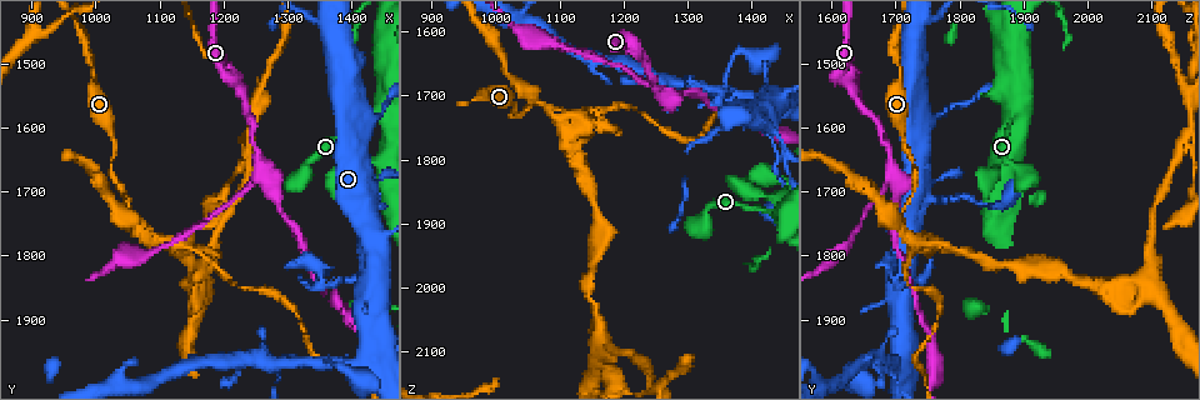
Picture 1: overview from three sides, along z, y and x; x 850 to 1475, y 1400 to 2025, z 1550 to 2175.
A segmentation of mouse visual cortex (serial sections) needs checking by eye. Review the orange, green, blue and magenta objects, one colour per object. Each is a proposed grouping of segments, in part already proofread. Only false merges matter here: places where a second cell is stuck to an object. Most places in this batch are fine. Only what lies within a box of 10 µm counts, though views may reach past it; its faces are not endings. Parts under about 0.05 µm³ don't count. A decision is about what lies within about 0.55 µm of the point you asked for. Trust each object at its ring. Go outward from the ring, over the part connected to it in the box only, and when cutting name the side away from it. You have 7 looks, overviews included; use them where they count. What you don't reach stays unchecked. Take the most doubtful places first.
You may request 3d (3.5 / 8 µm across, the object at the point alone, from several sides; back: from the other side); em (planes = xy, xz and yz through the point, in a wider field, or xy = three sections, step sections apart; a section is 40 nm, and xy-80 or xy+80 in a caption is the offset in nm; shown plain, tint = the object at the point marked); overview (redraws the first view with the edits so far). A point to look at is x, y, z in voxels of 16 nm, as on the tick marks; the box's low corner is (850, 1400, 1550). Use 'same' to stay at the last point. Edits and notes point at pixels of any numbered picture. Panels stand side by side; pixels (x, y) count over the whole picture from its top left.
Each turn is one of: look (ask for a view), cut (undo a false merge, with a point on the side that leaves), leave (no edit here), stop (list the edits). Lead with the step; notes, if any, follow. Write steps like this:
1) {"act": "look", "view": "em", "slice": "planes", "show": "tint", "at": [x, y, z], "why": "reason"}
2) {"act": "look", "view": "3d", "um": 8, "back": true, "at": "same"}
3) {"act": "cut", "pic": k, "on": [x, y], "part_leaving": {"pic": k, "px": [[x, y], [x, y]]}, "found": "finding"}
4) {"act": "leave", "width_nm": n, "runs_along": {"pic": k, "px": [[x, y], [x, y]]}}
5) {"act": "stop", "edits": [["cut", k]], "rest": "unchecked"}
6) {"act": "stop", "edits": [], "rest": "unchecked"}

{"act": "look", "view": "3d", "um": 8, "at": [1090, 1780, 1740], "why": "arms part here"}

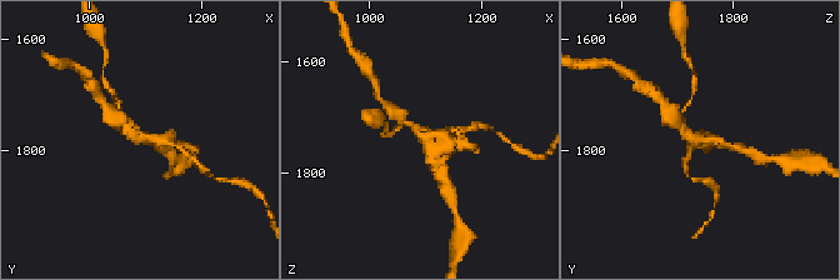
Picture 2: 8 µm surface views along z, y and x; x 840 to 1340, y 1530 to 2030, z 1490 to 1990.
{"act": "look", "view": "em", "slice": "xy", "step": 2, "show": "tint", "at": "same", "why": "now the EM"}

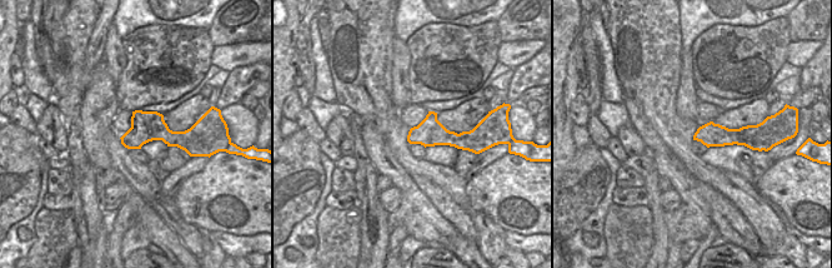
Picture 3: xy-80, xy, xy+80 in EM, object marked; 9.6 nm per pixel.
{"act": "cut", "pic": 2, "on": [665, 111], "part_leaving": {"pic": 2, "px": [[400, 120], [415, 129], [428, 149]]}, "found": "a second cell is stuck on"}

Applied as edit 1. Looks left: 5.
{"act": "look", "view": "3d", "um": 3.5, "at": [1255, 1675, 1700], "why": "three-way junction"}

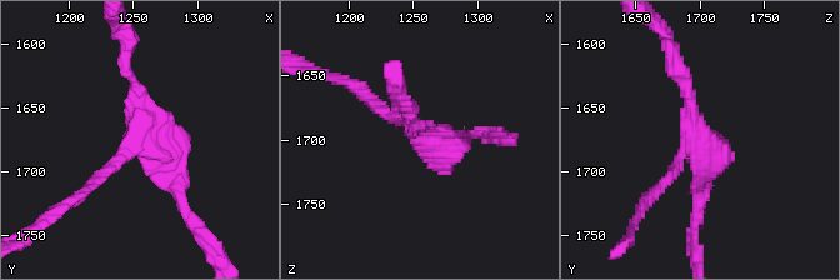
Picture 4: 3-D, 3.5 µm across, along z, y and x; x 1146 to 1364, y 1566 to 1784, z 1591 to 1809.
{"act": "look", "view": "em", "slice": "xy", "step": 5, "show": "tint", "at": [1258, 1672, 1698], "arms": 3, "arm_widths_nm": [150, 200, 250], "why": "shape alone is not enough"}

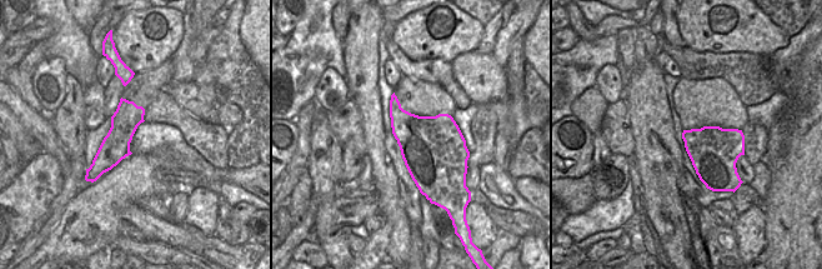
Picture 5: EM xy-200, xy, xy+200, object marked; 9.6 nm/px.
{"act": "cut", "pic": 4, "on": [99, 180], "found": "a second cell is stuck on"}

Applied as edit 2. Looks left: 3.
{"act": "look", "view": "3d", "um": 3.5, "at": [1285, 1965, 1680], "why": "arms part here"}

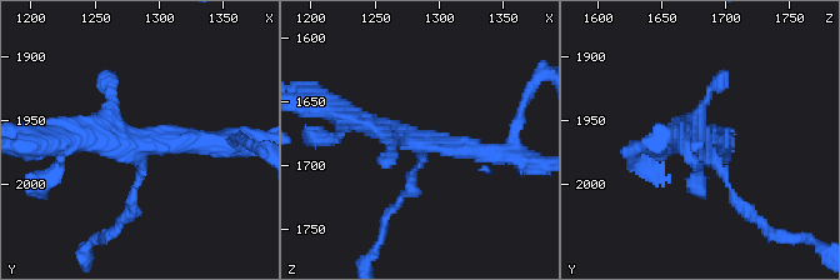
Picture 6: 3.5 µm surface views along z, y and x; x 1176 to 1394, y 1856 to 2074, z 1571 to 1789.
{"act": "look", "view": "em", "slice": "planes", "show": "plain", "at": [1288, 1968, 1682]}

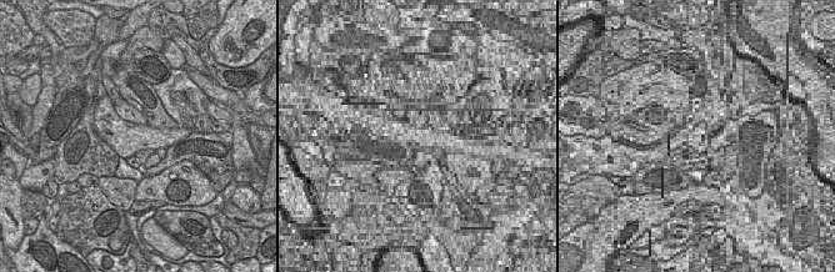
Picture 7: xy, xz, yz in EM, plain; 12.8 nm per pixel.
{"act": "look", "view": "em", "slice": "planes", "show": "tint", "at": "same", "why": "with the object marked"}

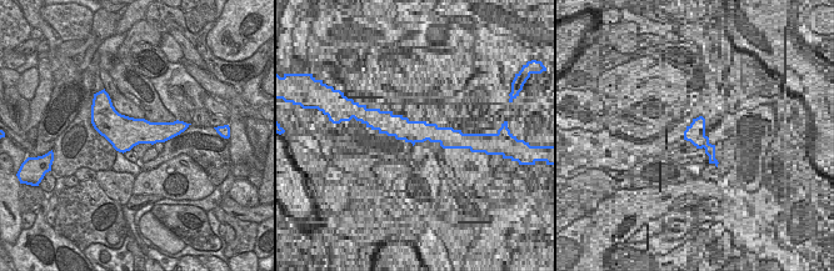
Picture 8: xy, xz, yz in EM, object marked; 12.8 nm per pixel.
{"act": "leave", "runs_along": {"pic": 6, "px": [[506, 154], [414, 141], [345, 115]]}, "found": "one cell here"}

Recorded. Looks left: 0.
{"act": "stop", "edits": [["cut", 2], ["cut", 4]], "rest": "unchecked"}

